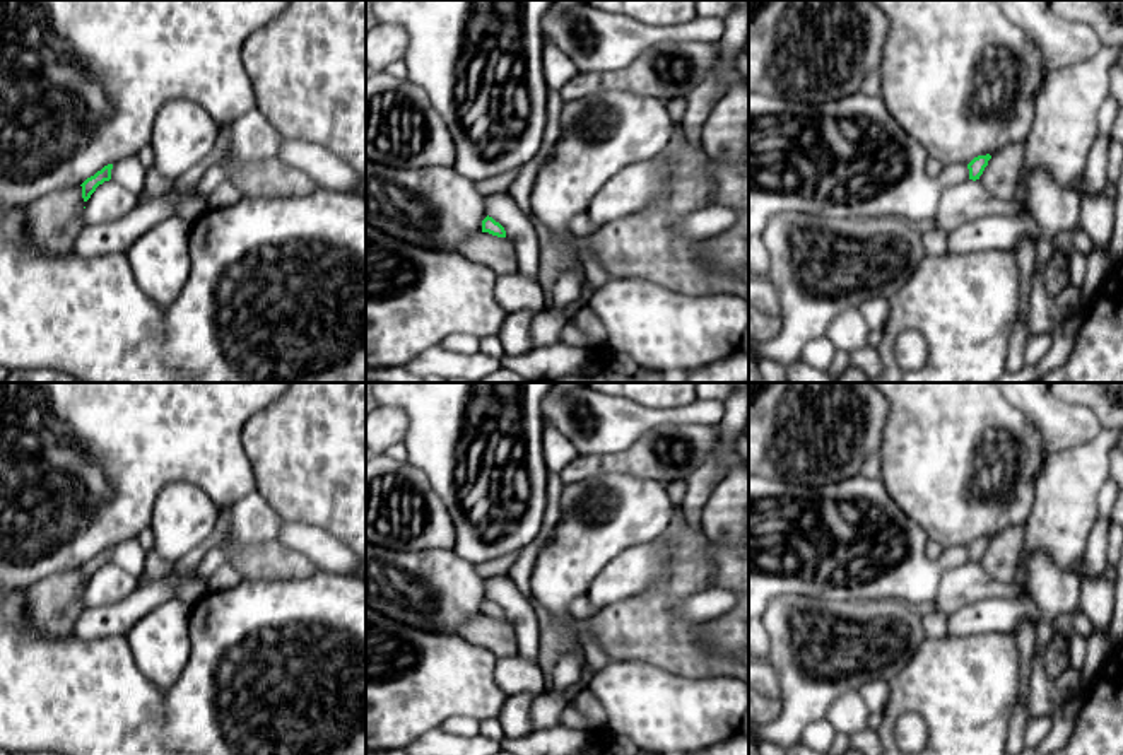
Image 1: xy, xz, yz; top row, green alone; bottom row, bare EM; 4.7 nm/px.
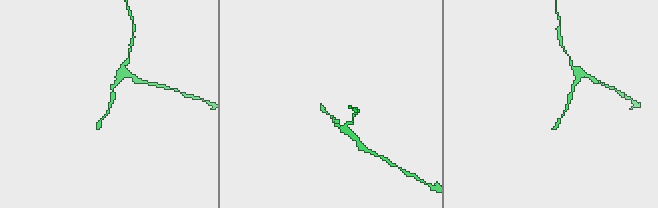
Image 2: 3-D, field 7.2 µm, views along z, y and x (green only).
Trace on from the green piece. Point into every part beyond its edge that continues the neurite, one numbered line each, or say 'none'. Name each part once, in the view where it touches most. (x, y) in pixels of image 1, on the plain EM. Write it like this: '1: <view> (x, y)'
none

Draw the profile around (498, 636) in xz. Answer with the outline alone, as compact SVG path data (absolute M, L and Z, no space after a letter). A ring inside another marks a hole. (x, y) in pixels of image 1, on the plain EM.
M480 613L460 627L460 635L470 644L491 651L497 659L518 654L518 639L508 620Z

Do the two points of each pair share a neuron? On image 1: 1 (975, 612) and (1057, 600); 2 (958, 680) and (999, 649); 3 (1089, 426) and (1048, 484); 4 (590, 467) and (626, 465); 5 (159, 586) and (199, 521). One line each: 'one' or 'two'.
1: two
2: one
3: two
4: one
5: two

